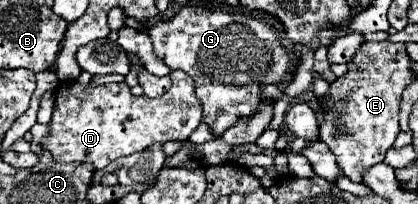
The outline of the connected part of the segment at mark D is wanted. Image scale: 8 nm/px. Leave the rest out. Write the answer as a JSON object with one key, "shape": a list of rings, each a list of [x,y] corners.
{"shape":[[[182,71],[169,74],[172,85],[168,93],[158,99],[146,95],[134,97],[126,83],[106,83],[106,85],[80,85],[78,81],[60,81],[54,89],[54,113],[48,123],[50,135],[40,141],[40,145],[52,153],[54,161],[64,163],[92,163],[96,169],[106,167],[110,161],[142,151],[154,143],[166,141],[186,141],[190,133],[200,125],[202,111],[198,109],[198,97],[194,93],[194,79]]]}

